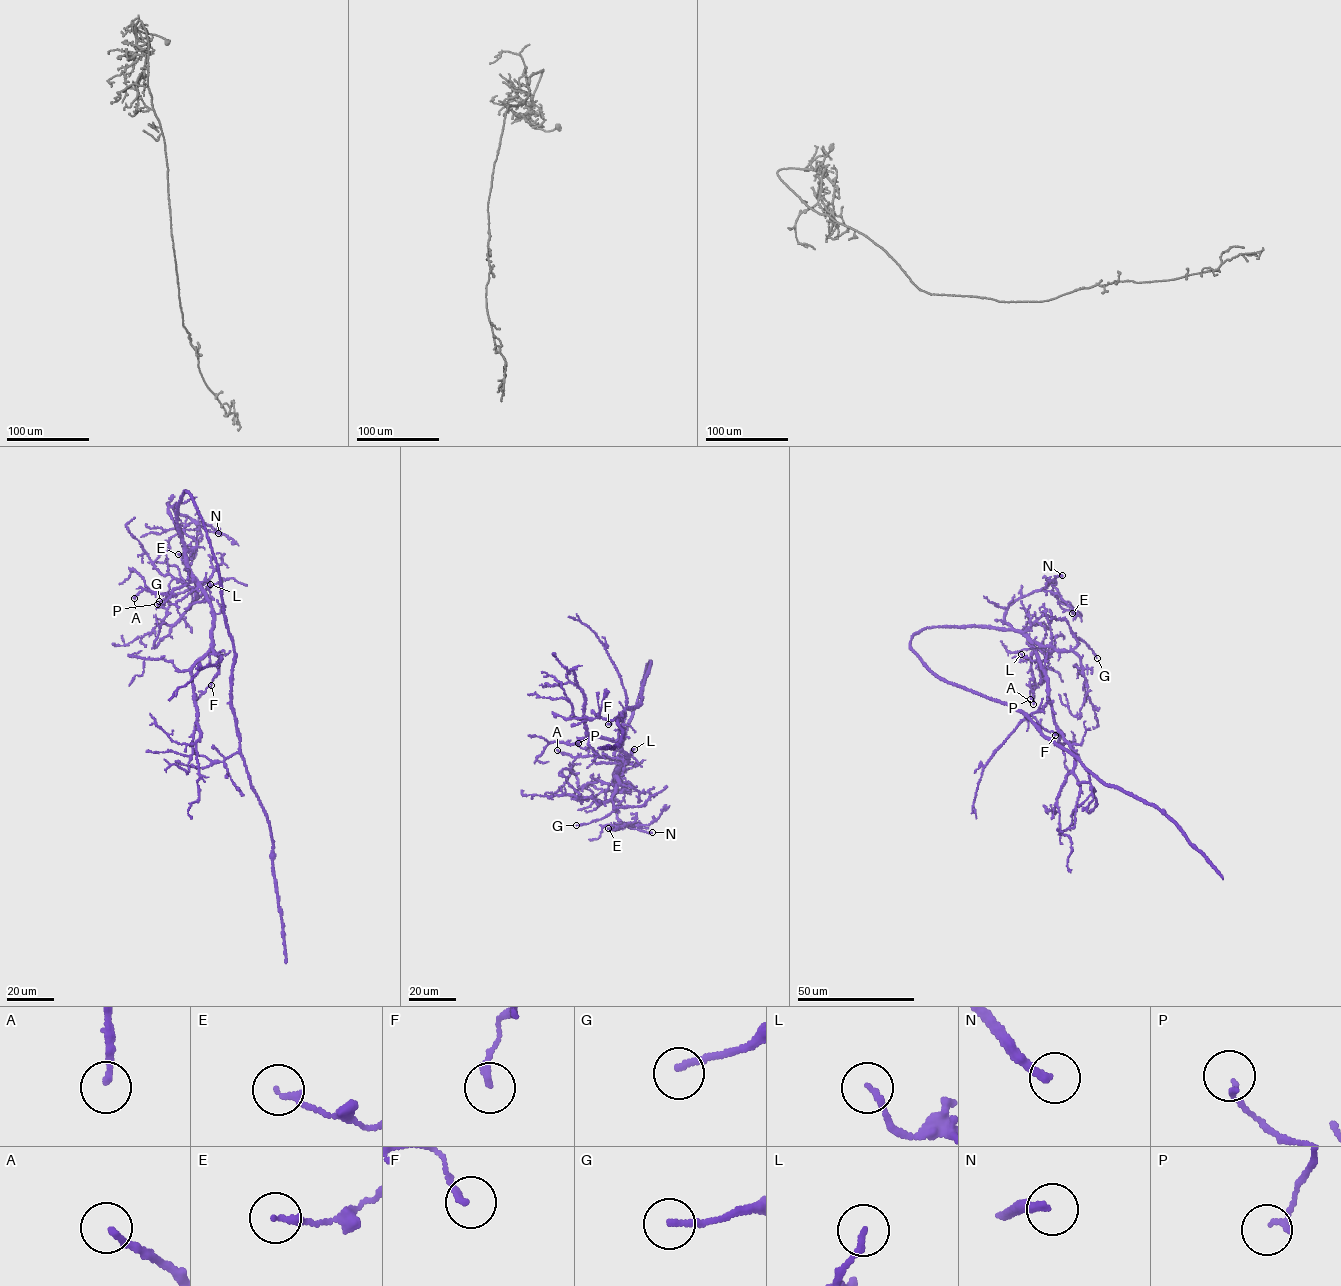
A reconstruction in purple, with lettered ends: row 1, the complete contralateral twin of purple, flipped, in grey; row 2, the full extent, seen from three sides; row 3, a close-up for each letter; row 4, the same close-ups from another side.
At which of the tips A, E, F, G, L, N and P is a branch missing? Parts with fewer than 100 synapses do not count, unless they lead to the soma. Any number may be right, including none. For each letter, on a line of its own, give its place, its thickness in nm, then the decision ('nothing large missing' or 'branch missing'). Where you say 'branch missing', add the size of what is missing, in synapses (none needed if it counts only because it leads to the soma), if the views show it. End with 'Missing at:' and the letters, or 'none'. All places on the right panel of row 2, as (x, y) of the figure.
A: place (1033, 704); calibre 190 nm; nothing large missing
E: place (1072, 613); calibre 180 nm; nothing large missing
F: place (1055, 735); calibre 190 nm; nothing large missing
G: place (1097, 658); calibre 170 nm; nothing large missing
L: place (1021, 654); calibre 150 nm; nothing large missing
N: place (1062, 575); calibre 240 nm; branch missing
P: place (1030, 699); calibre 160 nm; nothing large missing
Missing at: N

